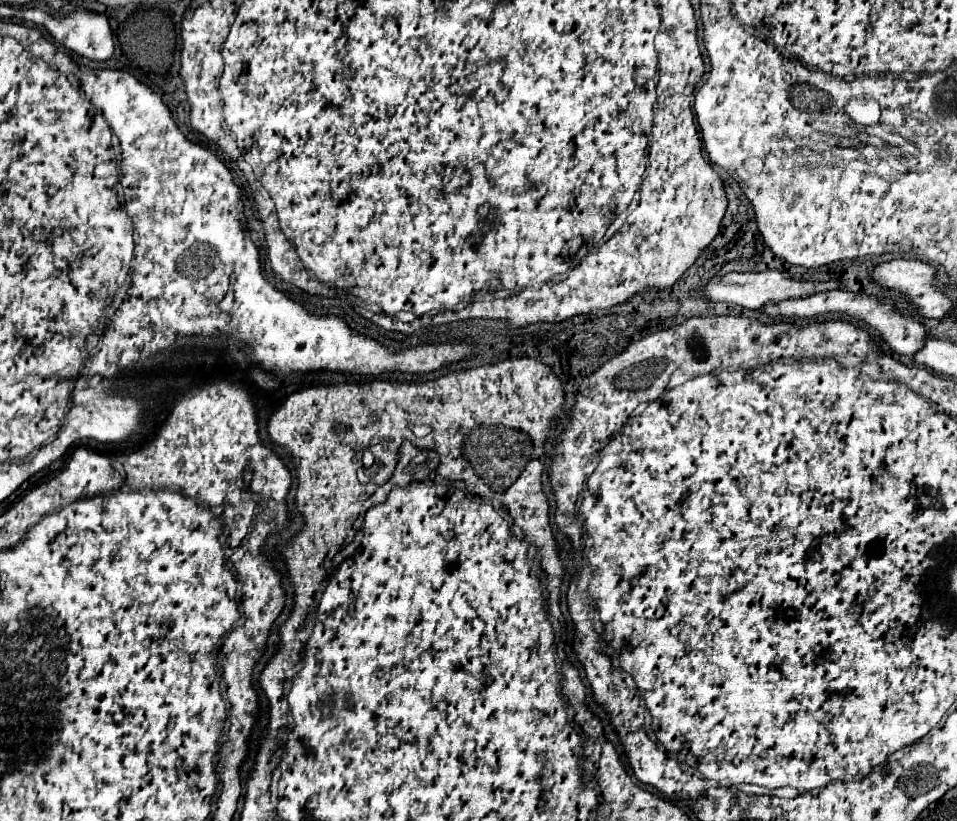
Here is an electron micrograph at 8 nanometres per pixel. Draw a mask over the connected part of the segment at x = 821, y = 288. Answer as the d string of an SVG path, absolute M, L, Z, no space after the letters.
M766 270L766 272L730 272L726 276L714 278L712 282L708 282L708 286L704 288L702 296L710 302L732 302L750 310L760 310L764 304L774 302L780 304L784 300L790 298L806 298L818 292L828 292L828 290L840 290L844 288L842 280L824 280L824 282L802 282L802 280L792 280L792 278L784 278L778 270Z

